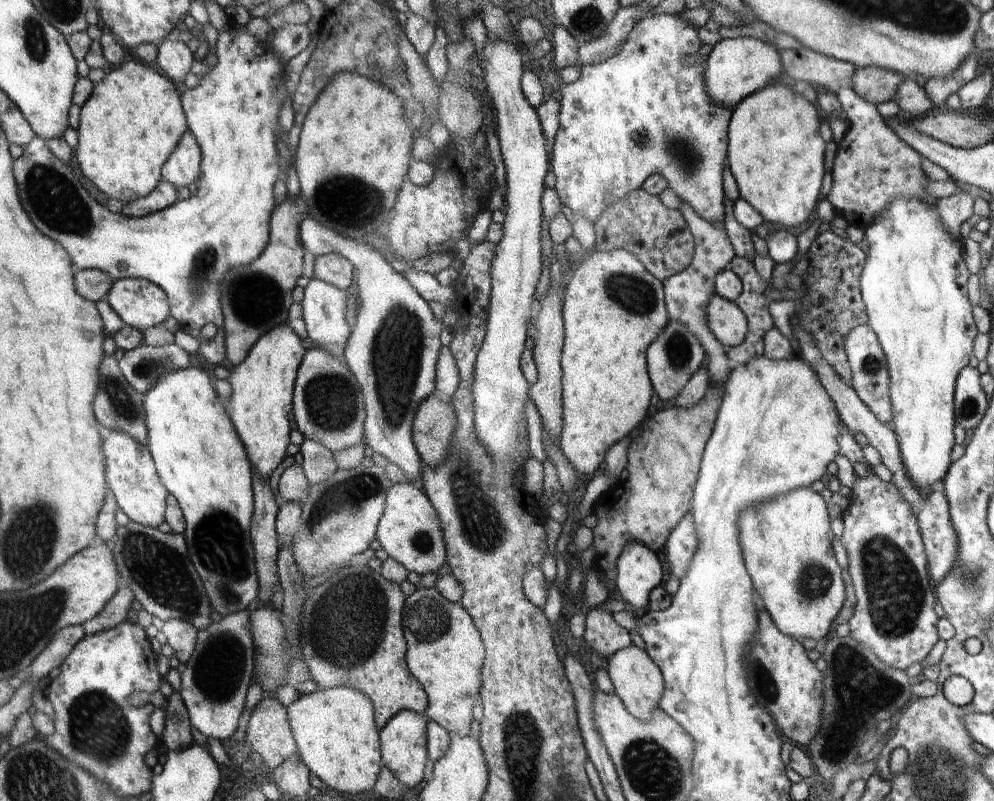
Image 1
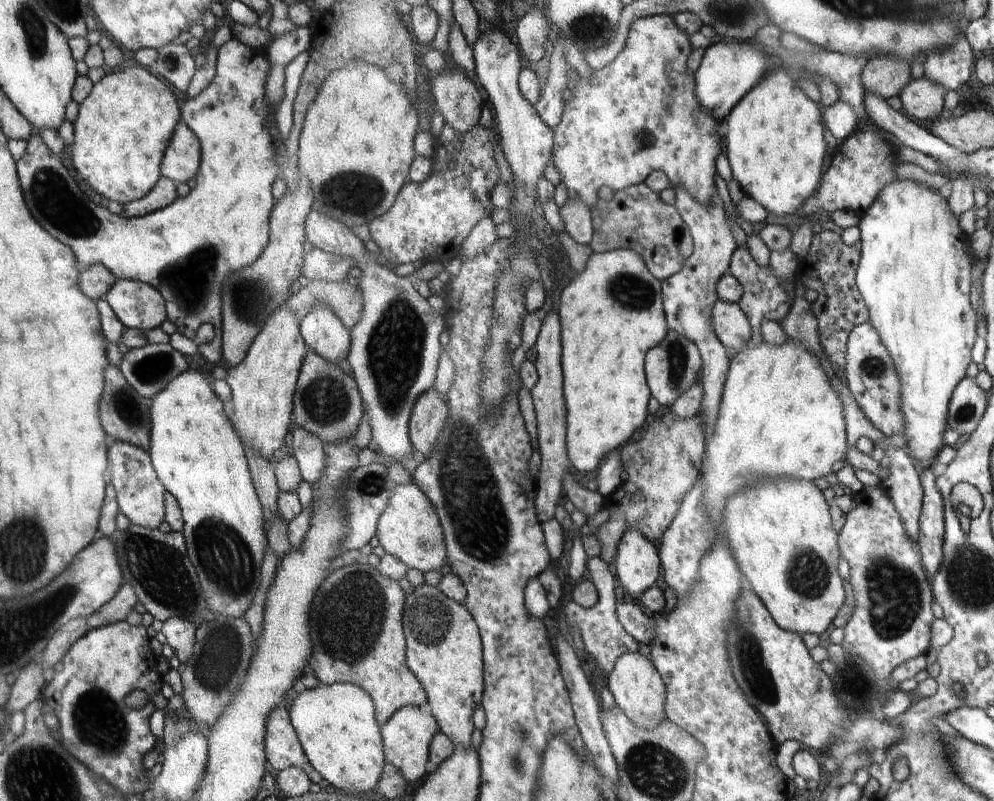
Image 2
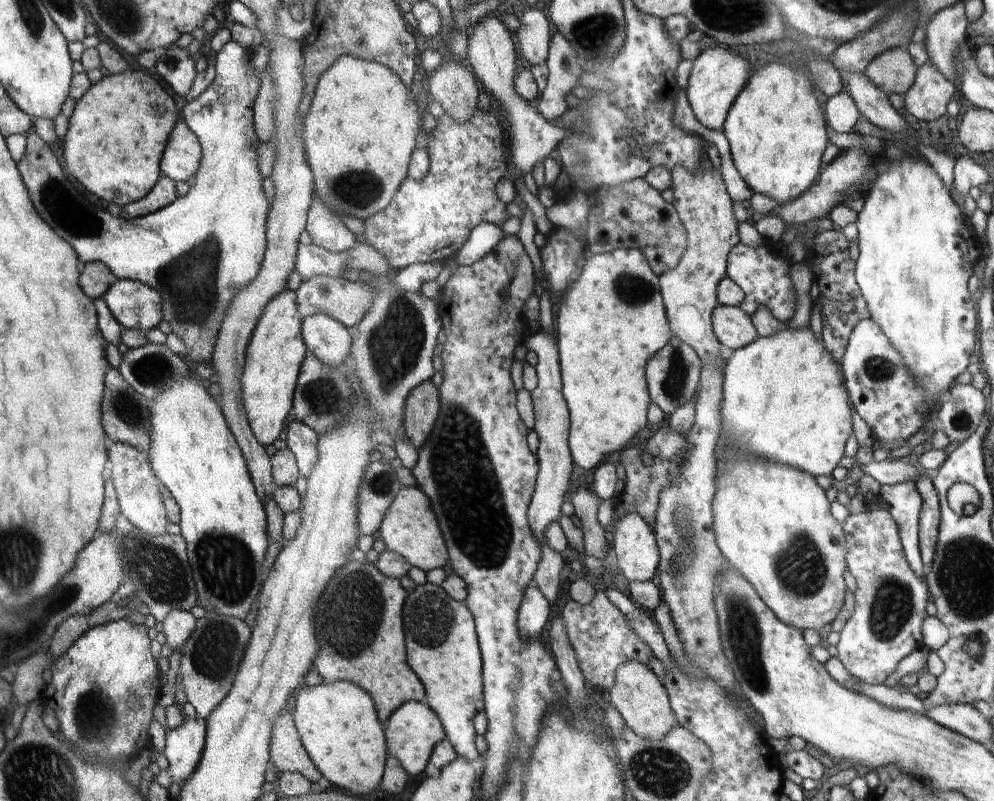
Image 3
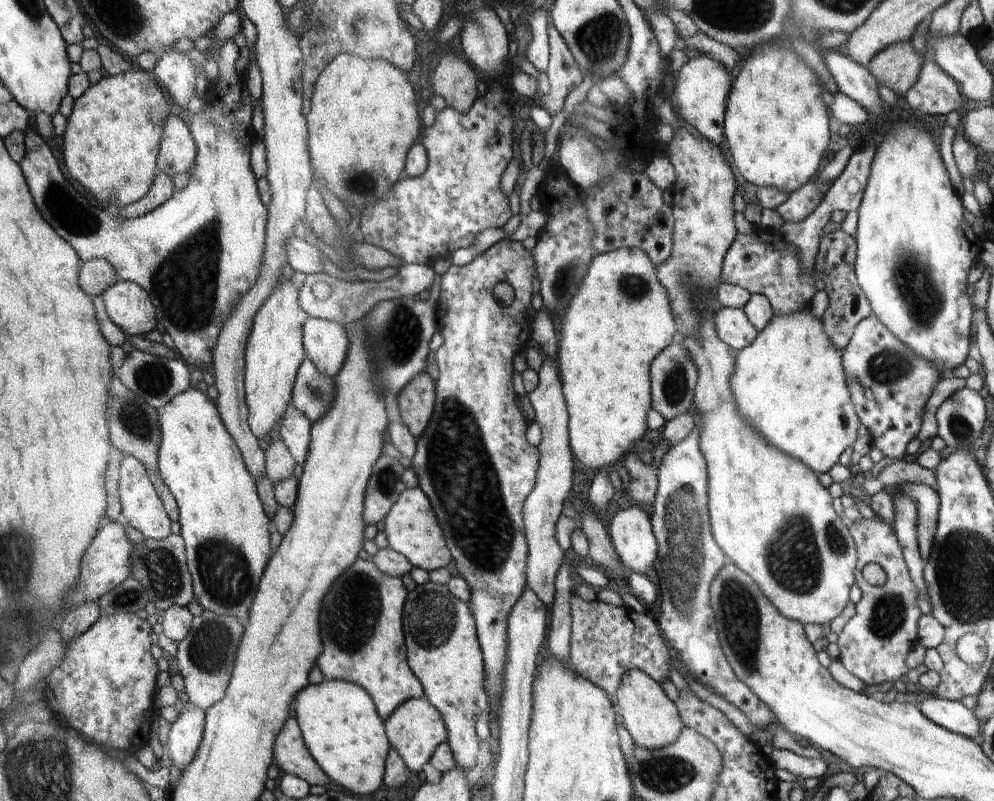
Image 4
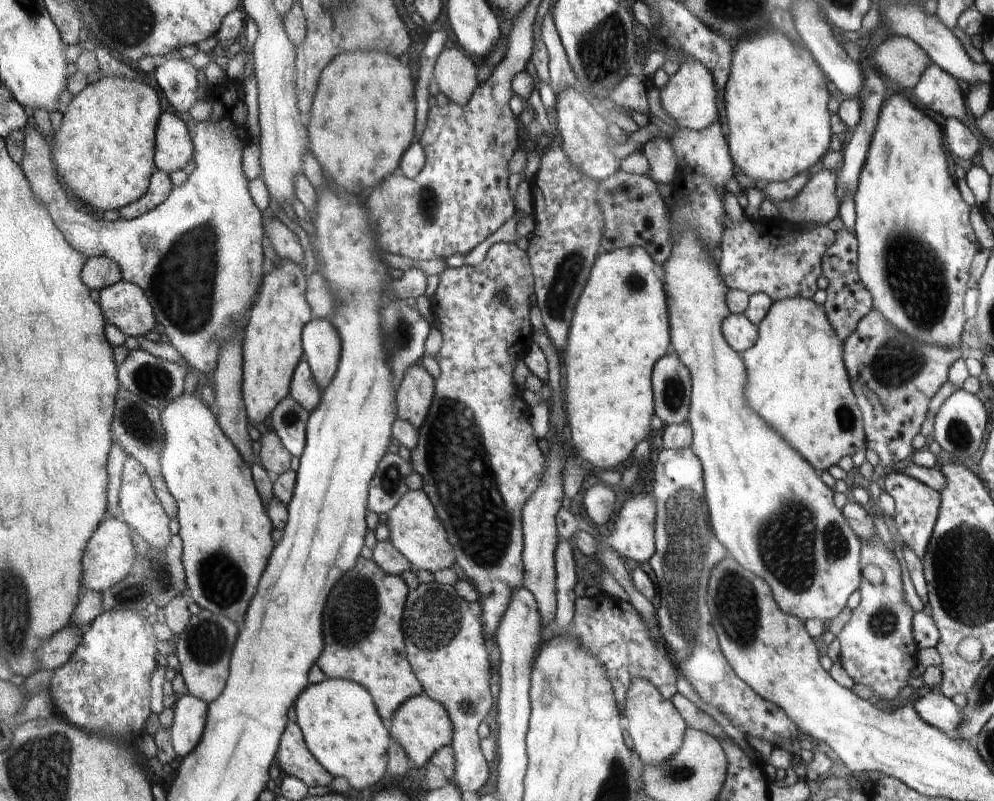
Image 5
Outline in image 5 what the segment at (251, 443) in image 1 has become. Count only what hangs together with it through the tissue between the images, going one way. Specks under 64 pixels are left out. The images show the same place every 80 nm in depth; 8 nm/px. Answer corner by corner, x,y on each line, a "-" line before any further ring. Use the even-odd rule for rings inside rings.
280,260
264,274
260,294
256,297
244,324
244,398
252,426
263,430
264,421
273,416
278,405
290,394
290,384
297,370
302,344
300,332
312,314
306,301
306,280
300,265
292,260

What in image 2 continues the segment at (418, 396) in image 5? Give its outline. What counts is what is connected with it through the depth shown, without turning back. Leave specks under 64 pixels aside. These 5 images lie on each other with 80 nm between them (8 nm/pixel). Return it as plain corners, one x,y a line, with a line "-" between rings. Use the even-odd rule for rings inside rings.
435,388
422,392
409,418
412,448
425,458
432,452
447,417
446,401

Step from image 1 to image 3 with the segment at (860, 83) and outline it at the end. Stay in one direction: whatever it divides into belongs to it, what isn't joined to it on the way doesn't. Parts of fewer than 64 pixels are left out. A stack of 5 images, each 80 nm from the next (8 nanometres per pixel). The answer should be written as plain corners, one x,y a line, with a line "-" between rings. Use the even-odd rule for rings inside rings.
898,47
879,54
864,74
885,93
901,98
916,82
917,66
908,49

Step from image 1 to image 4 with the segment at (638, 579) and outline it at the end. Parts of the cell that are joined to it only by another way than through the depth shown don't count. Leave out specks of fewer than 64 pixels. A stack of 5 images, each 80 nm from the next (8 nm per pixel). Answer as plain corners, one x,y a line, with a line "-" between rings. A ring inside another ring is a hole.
632,505
606,520
612,544
624,569
645,574
657,560
658,544
648,509

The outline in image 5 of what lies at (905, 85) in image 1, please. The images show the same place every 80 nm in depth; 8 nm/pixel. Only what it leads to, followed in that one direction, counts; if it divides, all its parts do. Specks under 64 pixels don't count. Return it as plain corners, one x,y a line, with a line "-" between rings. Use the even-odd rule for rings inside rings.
931,63
912,95
919,107
928,108
947,119
954,118
976,132
975,118
966,106
965,96
956,79

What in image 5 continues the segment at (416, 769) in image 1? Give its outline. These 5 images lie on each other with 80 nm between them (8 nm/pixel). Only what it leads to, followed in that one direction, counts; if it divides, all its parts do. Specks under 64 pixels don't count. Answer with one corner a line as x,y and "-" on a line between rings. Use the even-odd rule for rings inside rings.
416,696
402,704
390,721
390,736
404,748
404,754
416,768
424,766
439,750
453,743
453,733
453,722
450,721
445,706
430,700
428,696

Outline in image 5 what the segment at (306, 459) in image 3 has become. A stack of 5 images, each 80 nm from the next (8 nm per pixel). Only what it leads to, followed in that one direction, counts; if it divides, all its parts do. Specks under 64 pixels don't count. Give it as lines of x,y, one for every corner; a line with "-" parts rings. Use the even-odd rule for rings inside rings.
289,395
273,412
274,433
281,438
282,445
296,458
305,452
308,443
309,413

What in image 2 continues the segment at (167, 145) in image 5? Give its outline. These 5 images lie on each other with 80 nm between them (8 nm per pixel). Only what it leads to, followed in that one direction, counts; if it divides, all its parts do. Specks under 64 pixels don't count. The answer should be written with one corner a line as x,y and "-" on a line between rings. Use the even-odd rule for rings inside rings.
184,121
177,124
173,142
161,164
161,176
181,182
190,183
201,166
201,141

